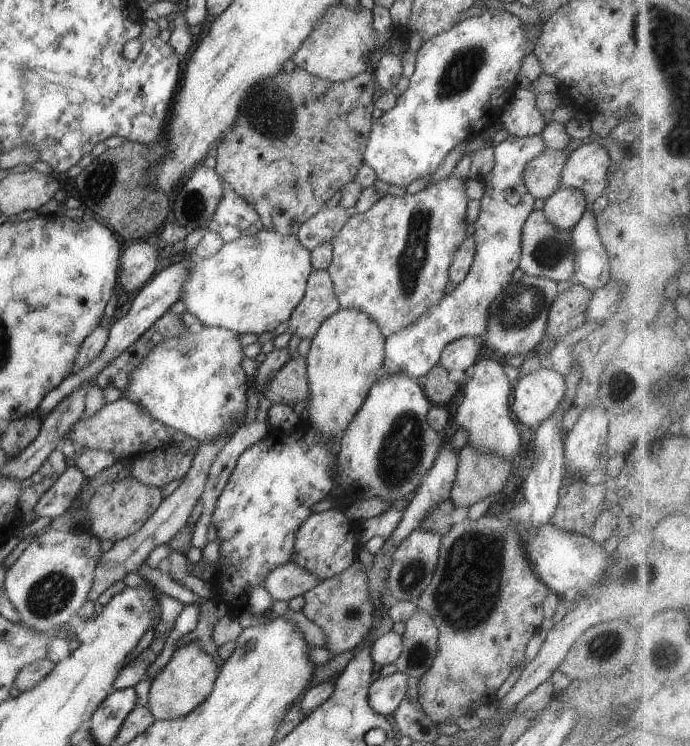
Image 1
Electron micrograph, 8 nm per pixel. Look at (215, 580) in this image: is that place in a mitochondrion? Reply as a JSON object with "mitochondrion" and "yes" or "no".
{"mitochondrion":"no"}

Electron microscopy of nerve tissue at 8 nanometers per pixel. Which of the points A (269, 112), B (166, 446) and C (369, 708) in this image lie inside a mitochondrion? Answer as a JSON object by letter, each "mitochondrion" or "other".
{"A":"mitochondrion","B":"other","C":"other"}

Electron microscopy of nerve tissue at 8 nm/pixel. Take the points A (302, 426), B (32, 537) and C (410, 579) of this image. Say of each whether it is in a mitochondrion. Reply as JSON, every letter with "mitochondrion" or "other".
{"A":"other","B":"other","C":"mitochondrion"}

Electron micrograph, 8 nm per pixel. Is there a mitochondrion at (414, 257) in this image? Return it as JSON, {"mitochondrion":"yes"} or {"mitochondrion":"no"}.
{"mitochondrion":"yes"}

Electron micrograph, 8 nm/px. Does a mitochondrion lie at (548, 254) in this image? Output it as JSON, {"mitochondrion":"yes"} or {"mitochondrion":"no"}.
{"mitochondrion":"yes"}

